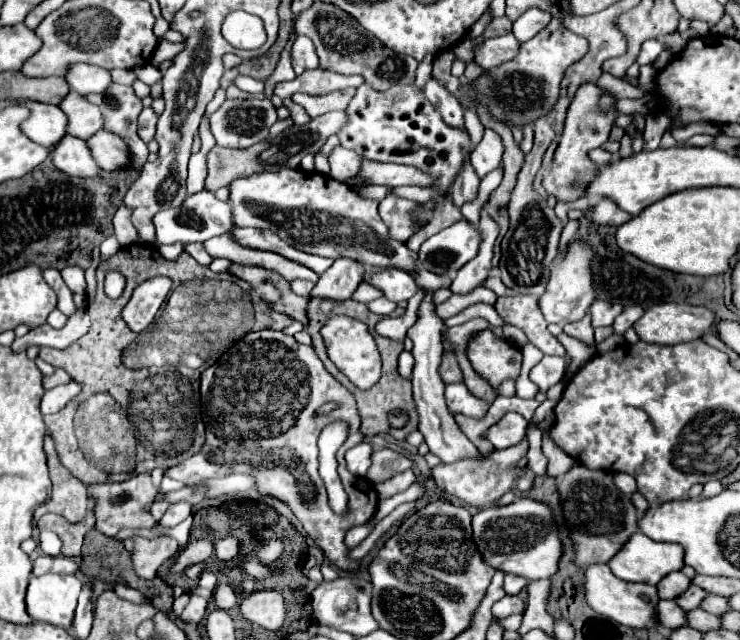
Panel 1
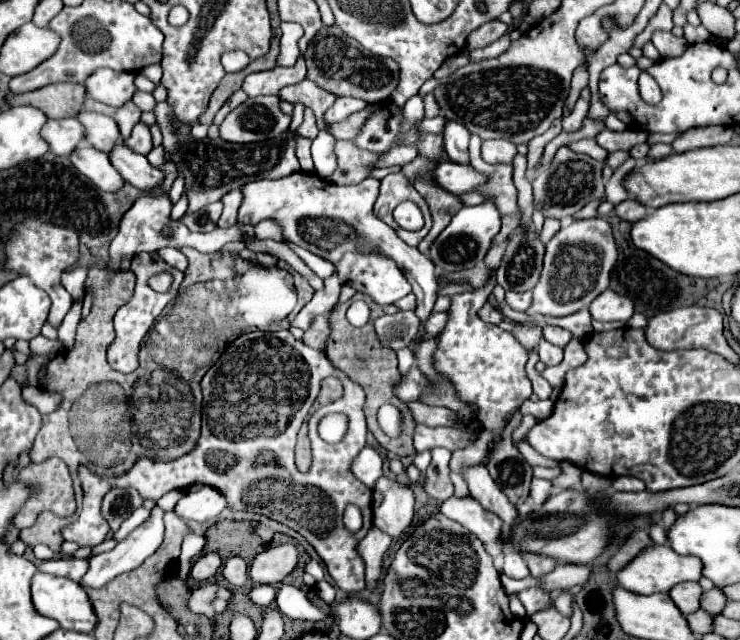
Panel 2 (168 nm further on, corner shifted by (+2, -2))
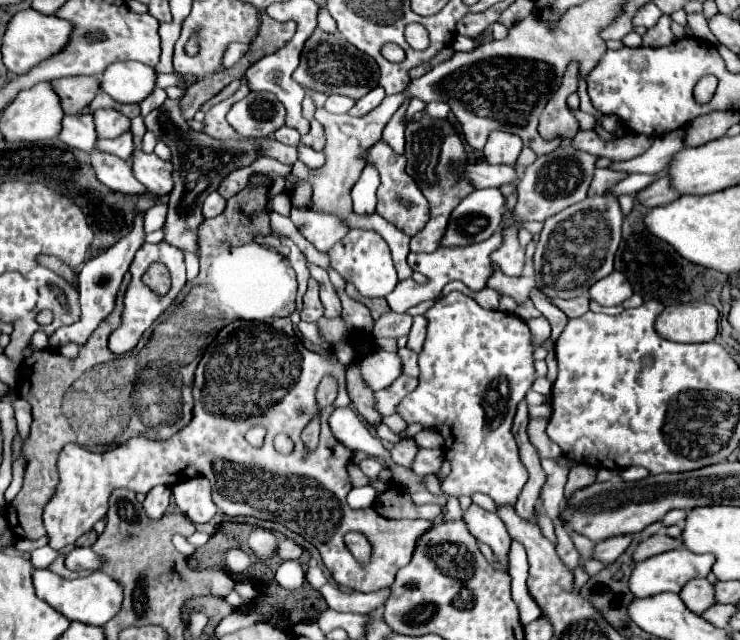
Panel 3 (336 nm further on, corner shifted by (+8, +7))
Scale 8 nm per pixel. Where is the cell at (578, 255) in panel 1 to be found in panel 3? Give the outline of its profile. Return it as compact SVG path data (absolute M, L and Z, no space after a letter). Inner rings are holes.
M593 195L583 199L577 205L571 205L563 209L561 213L549 217L545 221L545 227L541 231L541 239L535 249L535 283L537 287L549 295L549 297L561 297L561 299L573 299L587 295L591 285L597 283L599 279L607 277L613 271L613 259L621 243L621 225L623 225L623 215L619 207L619 197L617 195Z

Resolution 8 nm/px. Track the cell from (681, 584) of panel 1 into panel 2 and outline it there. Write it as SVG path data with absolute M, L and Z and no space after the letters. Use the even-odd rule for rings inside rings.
M679 582L679 586L673 586L669 596L675 602L675 606L683 614L691 614L699 608L699 596L701 596L701 586L697 582Z

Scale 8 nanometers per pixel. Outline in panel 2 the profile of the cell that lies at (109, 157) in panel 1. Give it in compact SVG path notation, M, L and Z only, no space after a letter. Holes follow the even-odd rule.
M117 142L109 152L109 160L121 178L139 190L153 190L163 182L163 172L147 162L143 154L133 152L123 142Z

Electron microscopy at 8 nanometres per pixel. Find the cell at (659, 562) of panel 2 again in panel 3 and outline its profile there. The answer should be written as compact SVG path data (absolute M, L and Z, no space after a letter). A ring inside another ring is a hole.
M685 547L675 549L675 551L667 551L667 553L661 553L661 555L655 555L651 559L637 563L633 569L633 575L629 579L629 587L635 597L653 597L657 593L679 593L687 581L707 577L711 573L713 561L715 561L715 557L711 553L697 555Z

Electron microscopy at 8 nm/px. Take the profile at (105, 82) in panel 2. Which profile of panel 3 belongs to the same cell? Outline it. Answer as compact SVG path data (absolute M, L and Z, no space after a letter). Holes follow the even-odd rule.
M125 61L113 63L101 77L101 89L117 103L141 103L155 89L157 73L153 67Z

